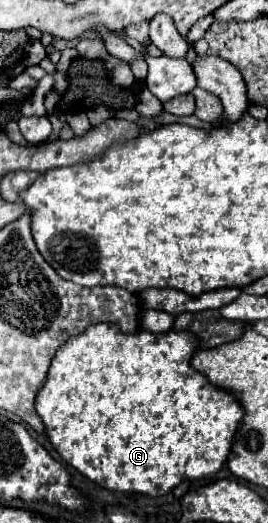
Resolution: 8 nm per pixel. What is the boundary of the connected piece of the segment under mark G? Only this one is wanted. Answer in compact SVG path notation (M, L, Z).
M92 325L88 327L82 335L72 337L70 341L66 341L66 345L62 345L58 349L58 353L54 355L50 369L48 369L48 377L42 383L42 389L38 389L38 395L34 399L34 409L40 415L44 429L46 429L46 437L50 439L50 443L54 445L54 449L60 453L60 457L72 465L76 471L80 471L82 475L86 475L90 481L98 483L100 487L106 487L110 491L122 491L122 493L140 493L140 495L150 495L150 497L162 497L166 493L170 493L176 485L180 485L182 481L194 481L194 479L204 479L208 475L214 475L224 461L228 459L230 447L232 447L232 439L236 433L238 423L244 417L244 411L240 407L240 403L234 399L234 395L230 395L224 389L216 389L214 385L210 385L210 381L196 373L190 367L190 355L194 355L194 351L198 349L196 339L186 333L186 331L168 331L168 333L150 333L146 329L138 329L136 333L120 333L116 325Z

